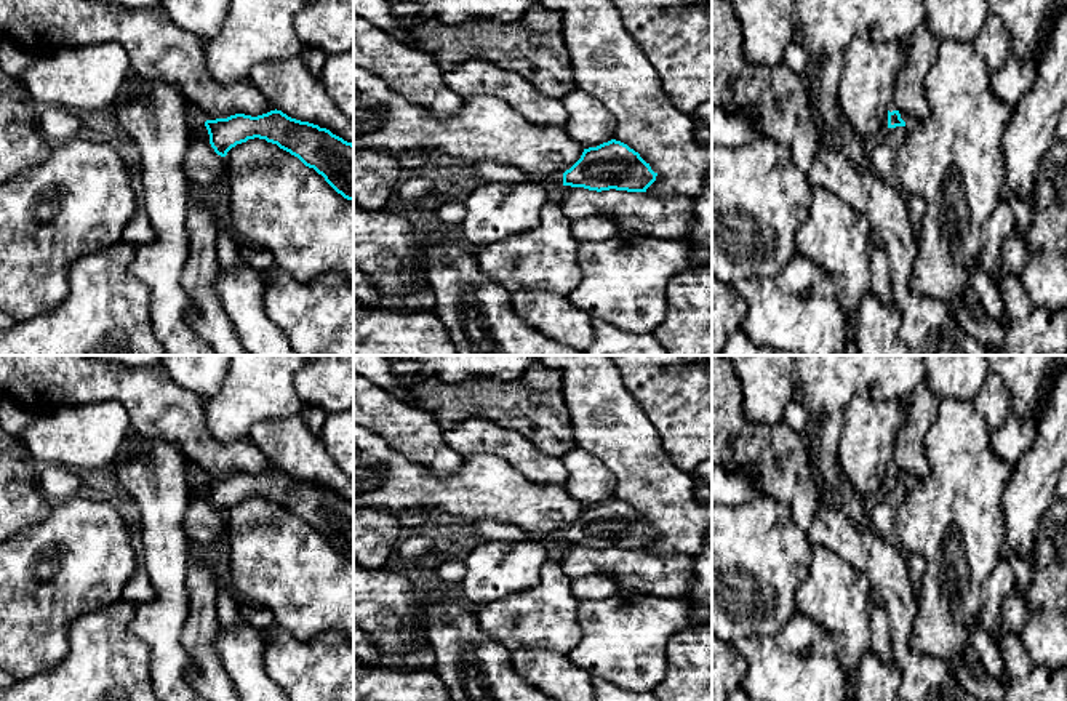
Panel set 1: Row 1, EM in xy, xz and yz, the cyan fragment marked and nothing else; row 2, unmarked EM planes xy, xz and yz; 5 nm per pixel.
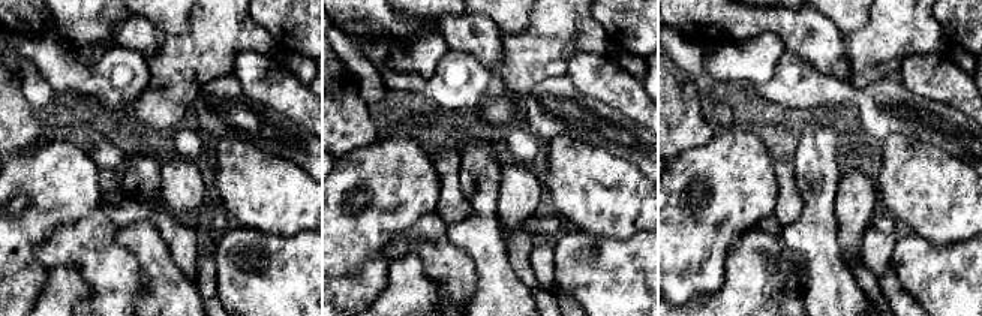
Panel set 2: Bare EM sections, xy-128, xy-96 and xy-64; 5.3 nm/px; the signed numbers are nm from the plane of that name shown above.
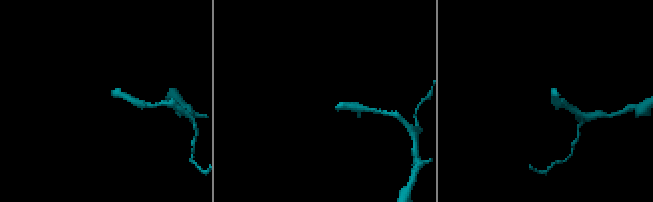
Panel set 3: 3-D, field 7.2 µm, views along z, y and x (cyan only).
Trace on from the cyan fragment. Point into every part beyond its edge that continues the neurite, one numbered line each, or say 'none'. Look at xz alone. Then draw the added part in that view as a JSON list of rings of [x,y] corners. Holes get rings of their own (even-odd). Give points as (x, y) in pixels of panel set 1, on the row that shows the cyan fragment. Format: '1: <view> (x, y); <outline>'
1: xz (488, 172); [[[485,160],[475,163],[475,171],[478,179],[483,184],[526,184],[536,182],[542,184],[549,189],[558,189],[563,186],[563,173],[555,174],[539,174],[539,173],[528,173],[517,166]]]

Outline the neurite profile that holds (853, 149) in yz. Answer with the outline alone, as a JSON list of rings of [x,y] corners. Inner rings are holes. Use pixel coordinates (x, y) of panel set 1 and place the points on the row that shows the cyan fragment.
[[[854,134],[846,144],[843,146],[830,146],[829,150],[832,152],[843,152],[851,165],[859,171],[872,170],[870,160],[864,152],[862,136]]]

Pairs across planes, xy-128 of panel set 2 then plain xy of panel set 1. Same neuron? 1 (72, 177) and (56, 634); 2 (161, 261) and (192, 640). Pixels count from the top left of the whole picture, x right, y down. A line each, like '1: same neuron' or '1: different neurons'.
1: same neuron
2: different neurons

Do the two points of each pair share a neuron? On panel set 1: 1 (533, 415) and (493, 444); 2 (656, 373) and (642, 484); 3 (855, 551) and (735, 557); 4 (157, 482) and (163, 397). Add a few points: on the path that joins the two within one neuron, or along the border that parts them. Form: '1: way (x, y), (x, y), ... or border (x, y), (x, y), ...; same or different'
1: border (477, 416), (517, 429), (527, 439); different
2: border (629, 389), (667, 455); different
3: border (805, 532), (811, 544); different
4: border (149, 437), (171, 442), (191, 463); different

